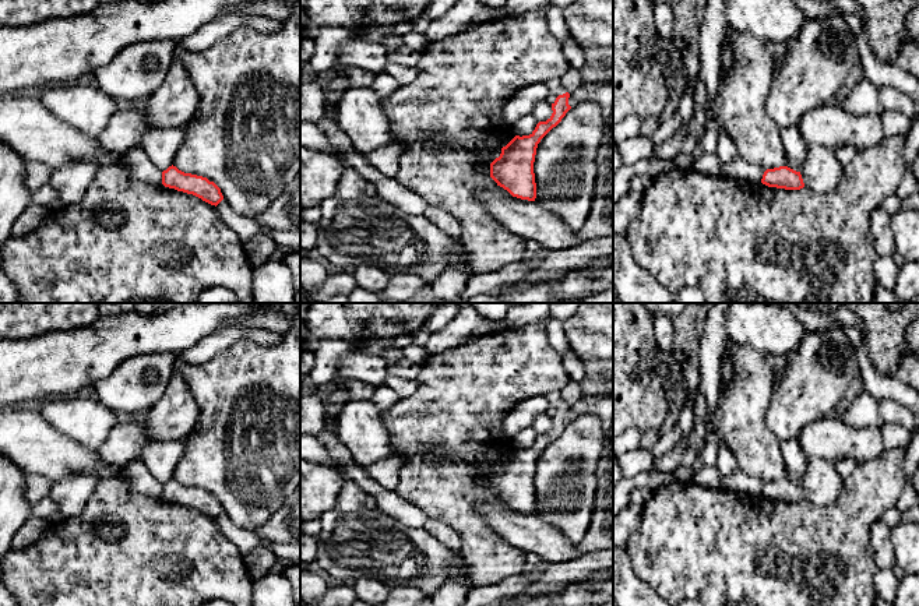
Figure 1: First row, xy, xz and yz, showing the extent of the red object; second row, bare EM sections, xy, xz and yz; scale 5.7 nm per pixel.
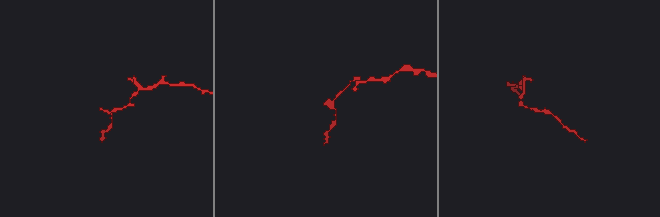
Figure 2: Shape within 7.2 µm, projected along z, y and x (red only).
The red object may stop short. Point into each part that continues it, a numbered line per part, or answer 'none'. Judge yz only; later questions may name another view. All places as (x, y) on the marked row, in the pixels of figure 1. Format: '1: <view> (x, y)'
none

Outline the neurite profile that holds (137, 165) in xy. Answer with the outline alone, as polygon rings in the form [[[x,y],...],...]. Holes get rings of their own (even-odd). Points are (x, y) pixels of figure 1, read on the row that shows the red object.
[[[141,147],[122,154],[122,158],[113,165],[123,169],[130,180],[151,186],[162,184],[162,170],[155,166]]]

